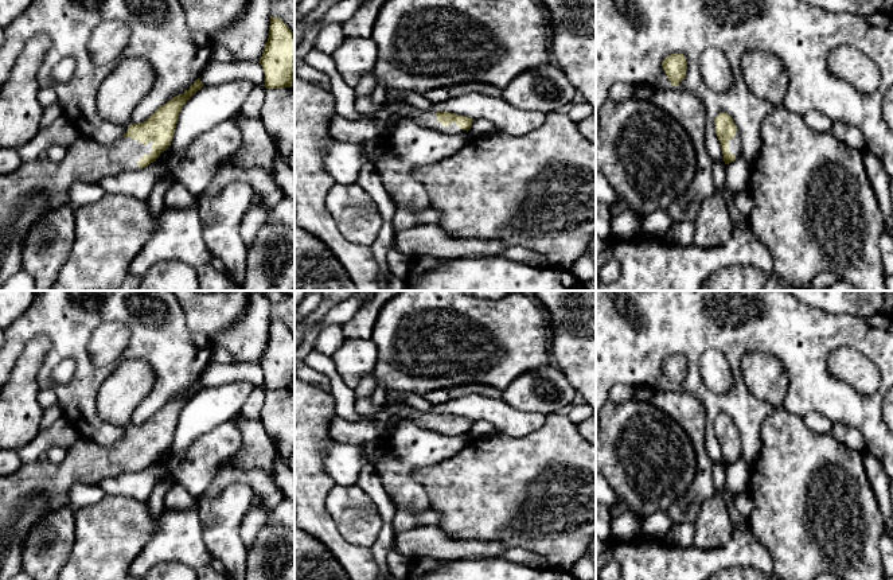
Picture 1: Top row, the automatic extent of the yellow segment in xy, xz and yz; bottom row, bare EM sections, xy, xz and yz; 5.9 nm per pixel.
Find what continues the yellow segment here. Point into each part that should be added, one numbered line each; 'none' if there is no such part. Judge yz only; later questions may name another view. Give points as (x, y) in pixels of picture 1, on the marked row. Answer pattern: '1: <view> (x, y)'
1: yz (734, 144)

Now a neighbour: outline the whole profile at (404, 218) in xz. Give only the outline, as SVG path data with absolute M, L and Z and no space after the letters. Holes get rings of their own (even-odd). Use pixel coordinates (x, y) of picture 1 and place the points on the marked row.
M395 206L393 226L397 233L409 229L412 226L416 226L421 222L430 222L436 225L438 223L438 221L440 221L440 211L433 207L416 210L413 207Z

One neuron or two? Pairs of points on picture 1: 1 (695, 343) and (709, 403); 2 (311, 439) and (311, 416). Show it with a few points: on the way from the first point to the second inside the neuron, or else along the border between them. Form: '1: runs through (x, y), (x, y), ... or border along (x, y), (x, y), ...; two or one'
1: runs through (693, 358), (693, 382), (697, 388); one
2: runs through (311, 433), (311, 421); one

